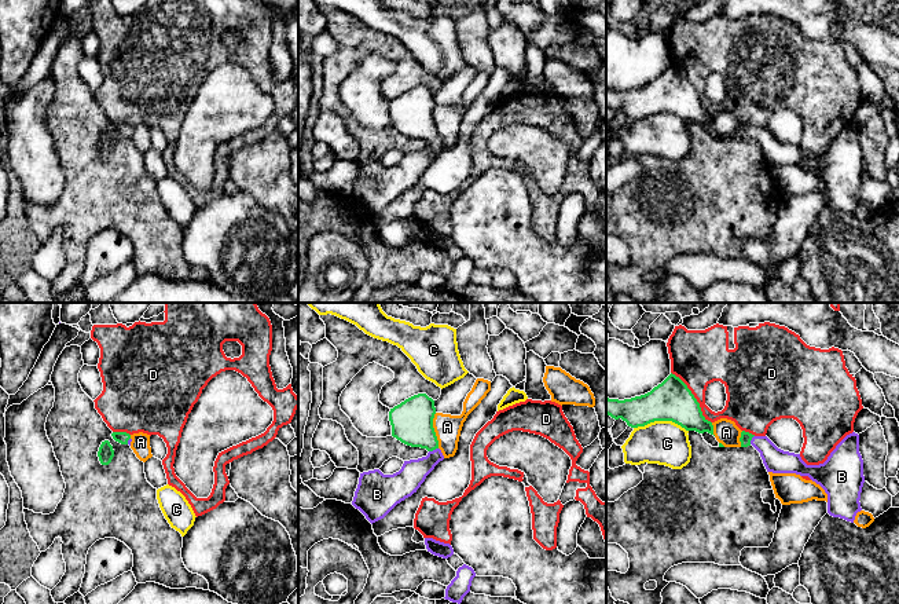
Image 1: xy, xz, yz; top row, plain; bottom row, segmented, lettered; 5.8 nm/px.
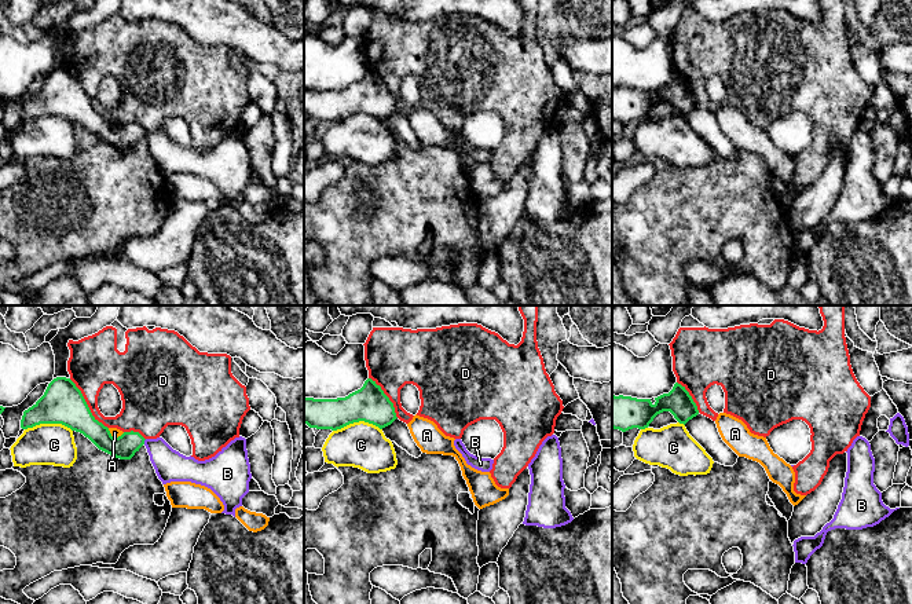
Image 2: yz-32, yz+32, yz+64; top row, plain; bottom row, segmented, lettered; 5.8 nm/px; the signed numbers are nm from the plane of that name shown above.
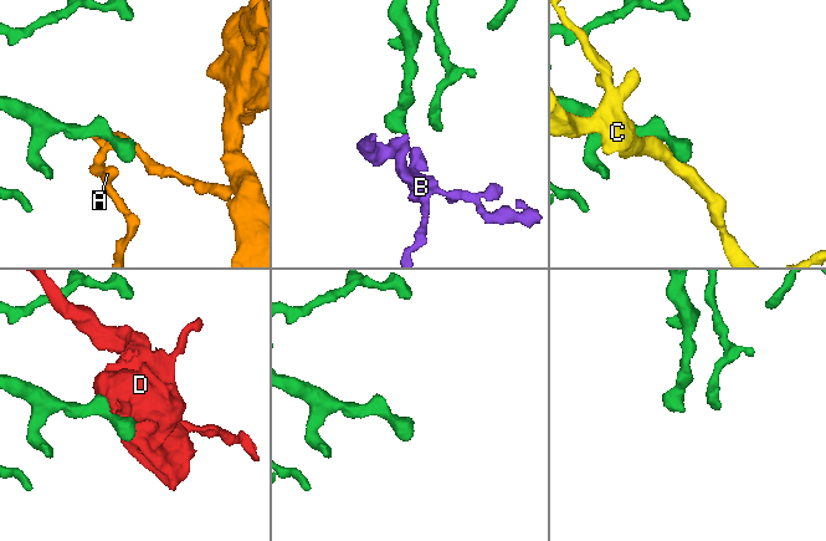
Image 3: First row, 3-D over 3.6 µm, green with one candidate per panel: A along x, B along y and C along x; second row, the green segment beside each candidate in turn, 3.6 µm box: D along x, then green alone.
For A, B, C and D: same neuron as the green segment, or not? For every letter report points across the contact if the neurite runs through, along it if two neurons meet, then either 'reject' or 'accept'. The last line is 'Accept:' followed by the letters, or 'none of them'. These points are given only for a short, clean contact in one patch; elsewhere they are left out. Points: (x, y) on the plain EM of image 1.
A: along xz (435, 105), (433, 123), (439, 139) | reject
B: across xz (411, 113), (433, 141), (406, 174) | accept
C: reject
D: reject
Accept: B

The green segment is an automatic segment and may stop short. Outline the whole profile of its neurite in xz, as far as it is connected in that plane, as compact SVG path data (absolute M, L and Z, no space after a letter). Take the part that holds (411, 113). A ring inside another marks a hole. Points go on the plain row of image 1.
M426 85L414 87L389 103L392 128L411 139L426 140L426 149L404 153L401 161L393 166L384 166L379 161L360 165L352 197L373 216L384 211L397 195L411 188L434 158L444 151L433 120L436 106L434 92Z

